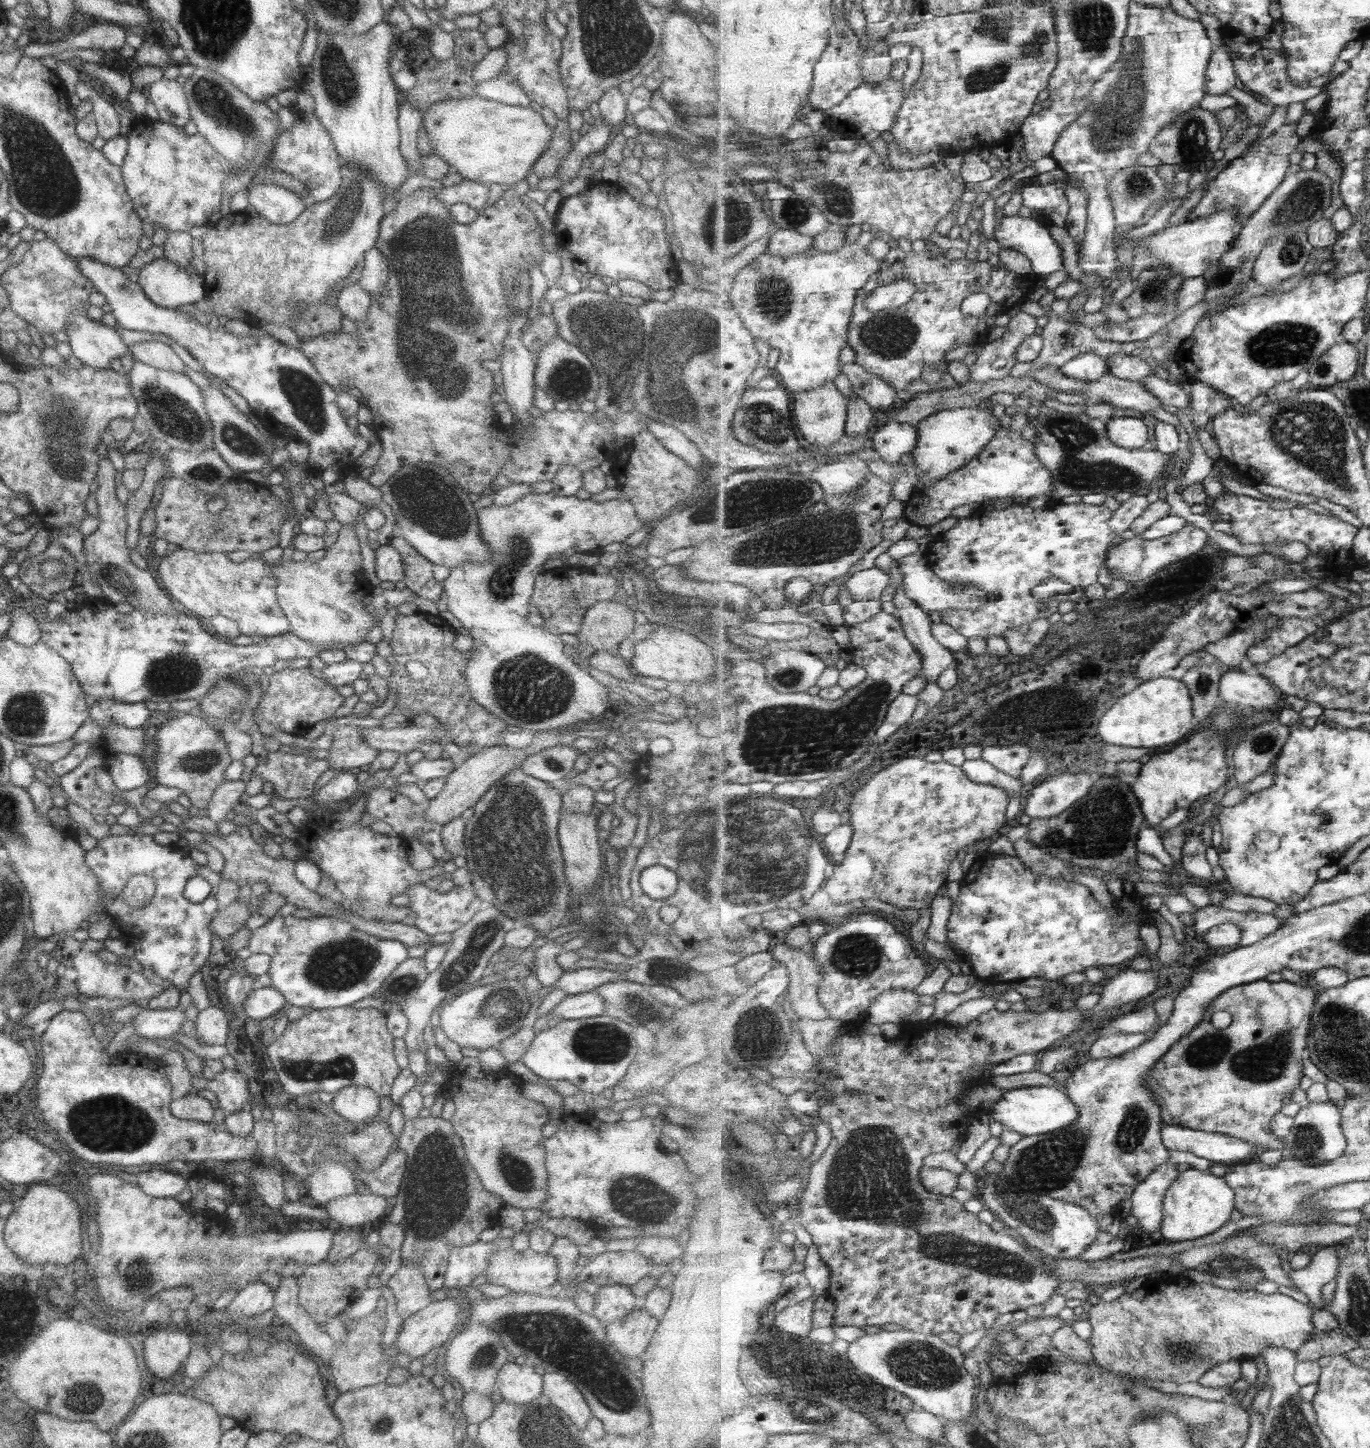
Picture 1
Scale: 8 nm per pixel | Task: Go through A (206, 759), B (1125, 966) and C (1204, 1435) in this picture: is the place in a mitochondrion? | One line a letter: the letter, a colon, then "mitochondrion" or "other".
A: mitochondrion
B: other
C: mitochondrion

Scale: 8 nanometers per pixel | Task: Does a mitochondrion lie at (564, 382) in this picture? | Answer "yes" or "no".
yes

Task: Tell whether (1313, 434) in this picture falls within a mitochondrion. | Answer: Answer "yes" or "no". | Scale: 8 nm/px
yes

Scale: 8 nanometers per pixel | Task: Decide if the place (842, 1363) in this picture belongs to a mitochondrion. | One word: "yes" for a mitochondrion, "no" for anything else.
no

